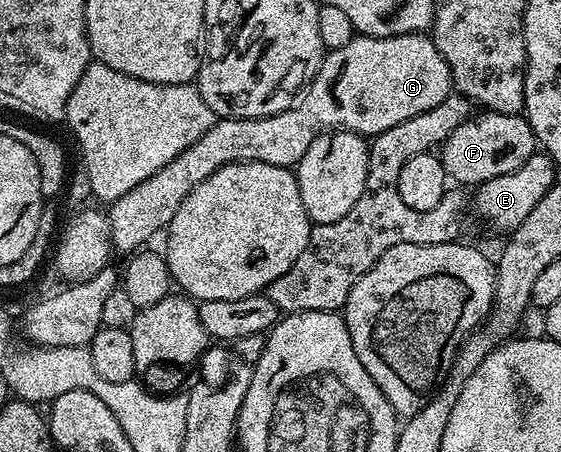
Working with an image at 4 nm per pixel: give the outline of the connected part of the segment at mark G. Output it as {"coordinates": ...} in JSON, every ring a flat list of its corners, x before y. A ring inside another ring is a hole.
{"coordinates":[[411,32,401,36,361,36,352,37,346,46,333,48,325,55,320,63,313,80,309,80,303,89,300,101,293,108,281,107,266,116,254,118,220,118,174,162,162,166,158,174,150,174,146,182,138,182,134,190,126,190,122,198,111,201,110,210,107,209,106,217,111,233,111,247,118,253,131,254,143,249,144,244,151,236,156,236,167,229,168,223,178,214,178,206,186,202,186,194,198,186,214,170,218,170,223,164,234,162,266,162,270,166,282,166,292,168,300,163,302,154,310,150,310,142,329,130,343,130,356,132,365,138,371,138,390,130,390,126,398,126,398,122,406,122,406,118,414,118,414,114,422,114,426,110,434,110,447,96,453,95,452,75,450,66,446,66,446,58,438,54,431,35]]}

